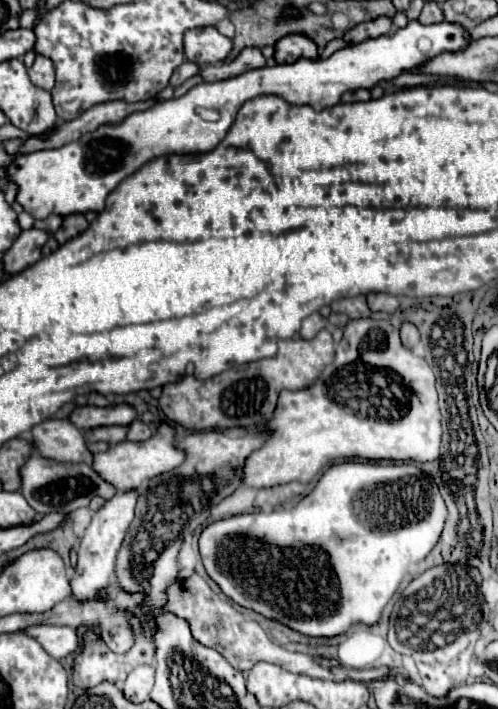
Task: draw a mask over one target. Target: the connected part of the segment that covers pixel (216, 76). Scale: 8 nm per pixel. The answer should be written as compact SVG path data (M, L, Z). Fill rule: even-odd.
M243 48L235 60L223 62L221 66L201 68L199 74L203 76L205 82L219 82L219 80L239 76L239 74L253 70L253 68L263 68L263 66L265 66L265 58L259 48Z

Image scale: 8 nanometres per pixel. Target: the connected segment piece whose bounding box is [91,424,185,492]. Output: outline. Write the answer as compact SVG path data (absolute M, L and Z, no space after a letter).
M161 424L161 428L157 430L155 436L151 436L145 442L121 442L111 446L105 452L93 454L93 464L91 468L111 486L115 486L119 492L137 488L141 482L151 480L153 476L159 476L163 472L169 472L173 468L177 468L177 464L181 464L181 460L185 458L185 454L181 450L175 448L175 432L173 428L169 428L167 424Z

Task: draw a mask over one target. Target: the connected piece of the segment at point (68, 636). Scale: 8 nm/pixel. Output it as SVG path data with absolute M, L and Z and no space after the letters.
M33 626L25 628L25 632L29 632L45 652L57 660L67 658L71 652L81 648L81 638L71 626Z

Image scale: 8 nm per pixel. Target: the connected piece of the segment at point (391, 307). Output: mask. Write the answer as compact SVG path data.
M367 294L367 302L369 302L369 308L373 312L387 312L387 314L393 314L399 306L399 300L391 294Z

